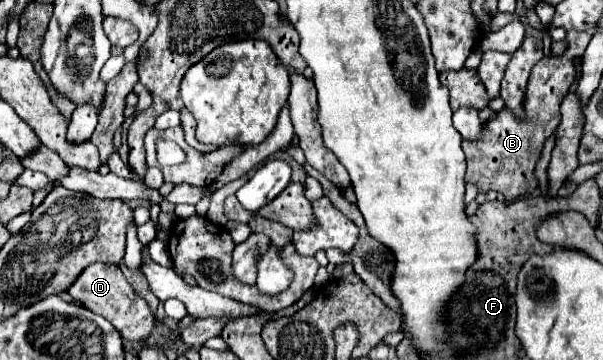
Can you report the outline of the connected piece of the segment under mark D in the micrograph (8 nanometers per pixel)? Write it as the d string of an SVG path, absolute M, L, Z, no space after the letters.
M104 264L88 266L88 270L84 270L84 274L80 274L80 278L70 286L68 294L76 302L80 302L84 308L92 310L94 314L104 316L126 340L144 342L156 328L154 314L150 312L146 300L142 300L132 290L132 286L128 284L128 280L124 278L124 274L120 272L118 266L104 266Z

